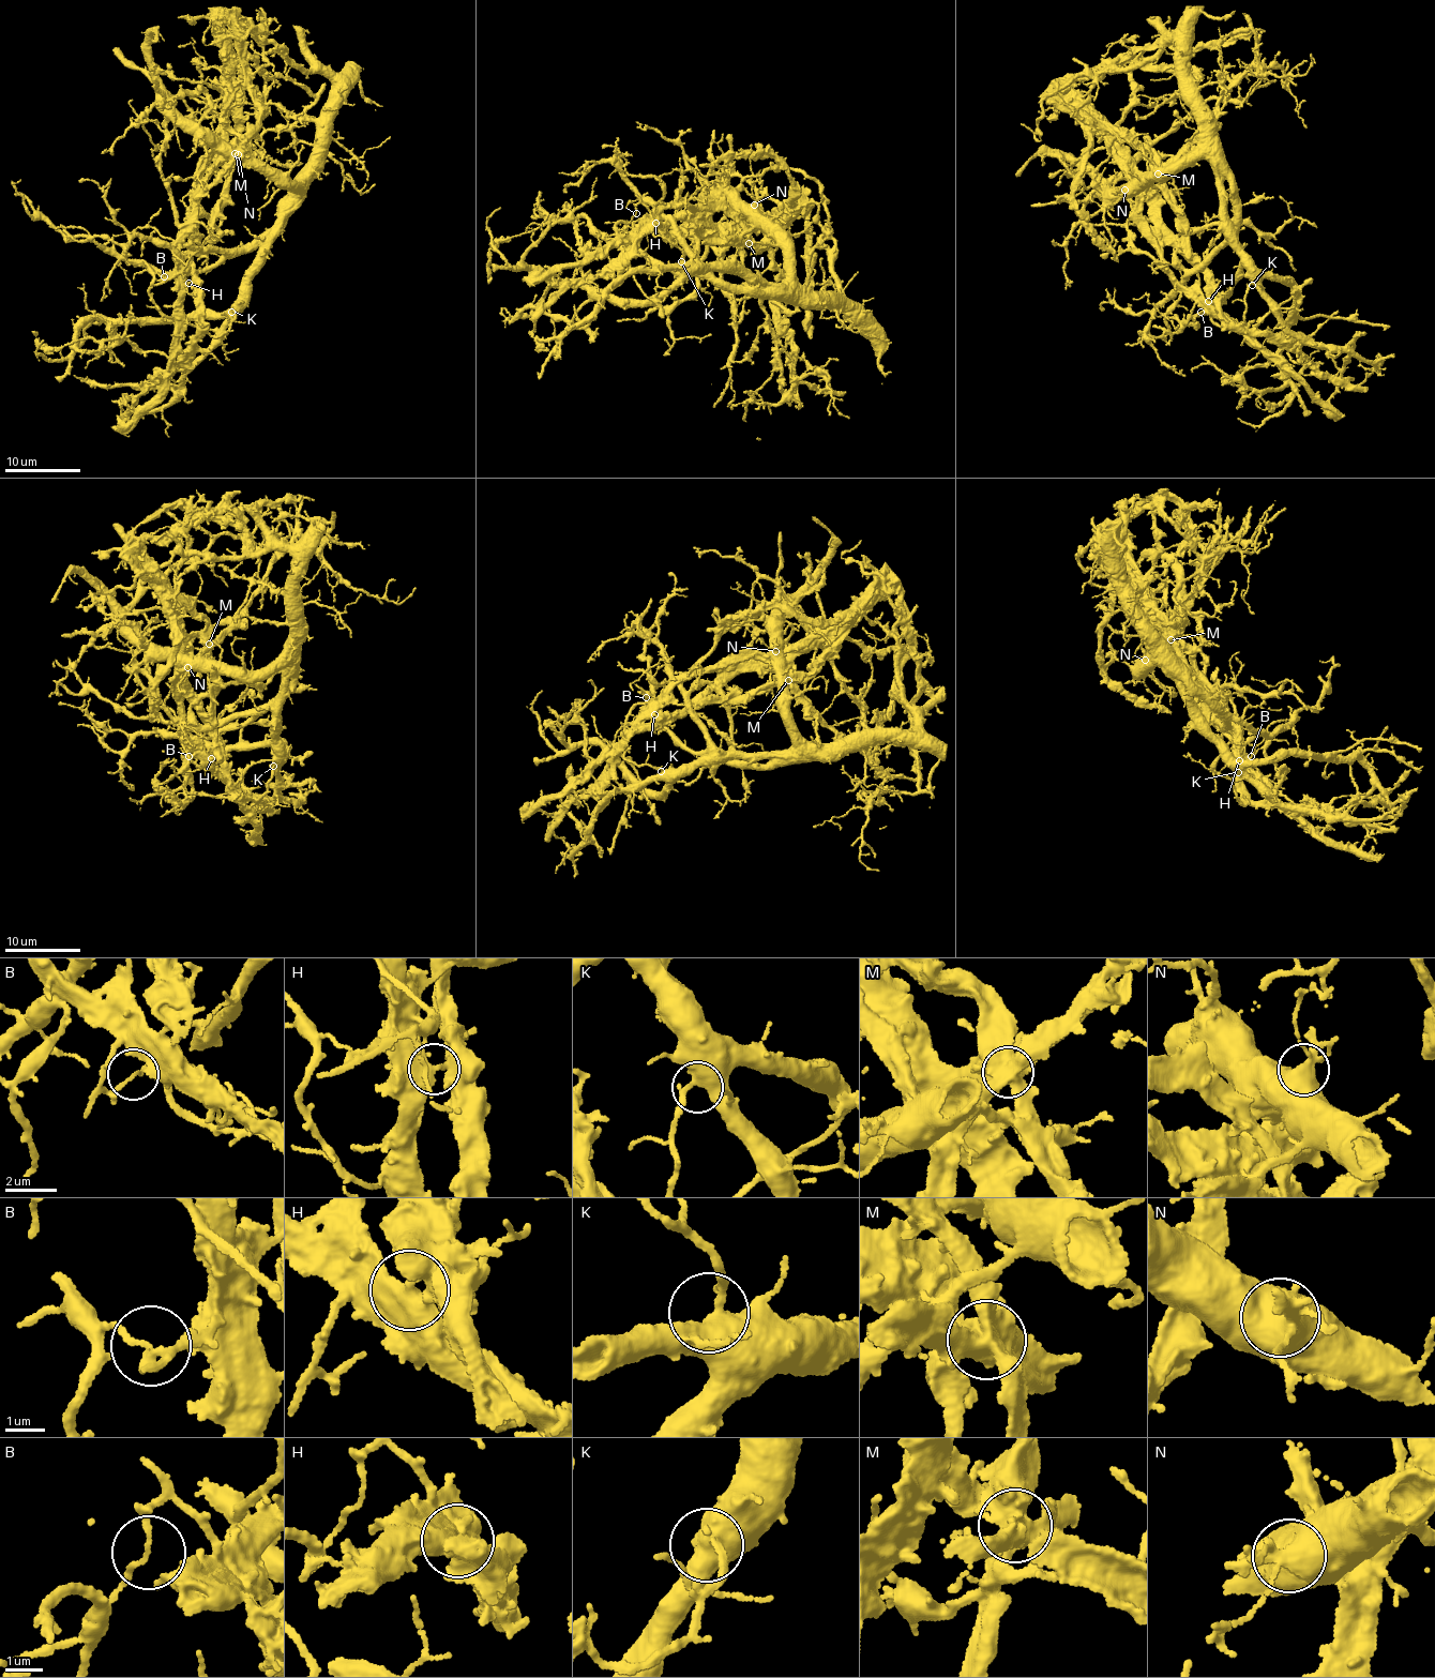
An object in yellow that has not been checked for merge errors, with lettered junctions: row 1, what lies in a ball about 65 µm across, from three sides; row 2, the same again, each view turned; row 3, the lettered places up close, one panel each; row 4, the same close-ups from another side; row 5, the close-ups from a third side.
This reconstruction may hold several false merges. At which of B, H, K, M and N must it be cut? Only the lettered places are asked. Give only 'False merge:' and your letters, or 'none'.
False merge: B, H, M

